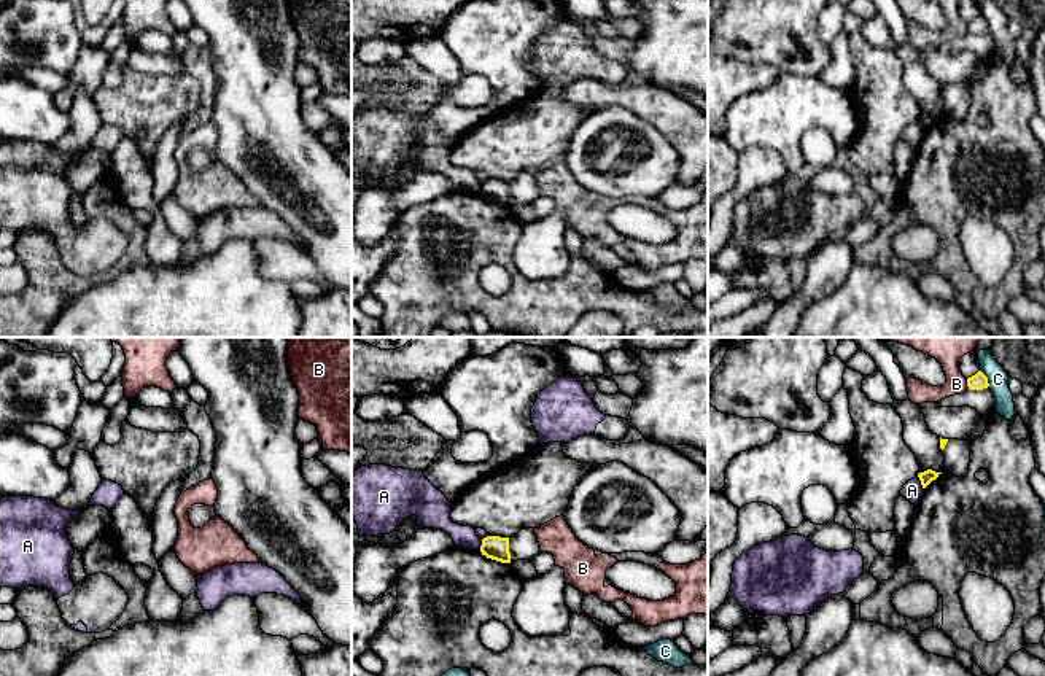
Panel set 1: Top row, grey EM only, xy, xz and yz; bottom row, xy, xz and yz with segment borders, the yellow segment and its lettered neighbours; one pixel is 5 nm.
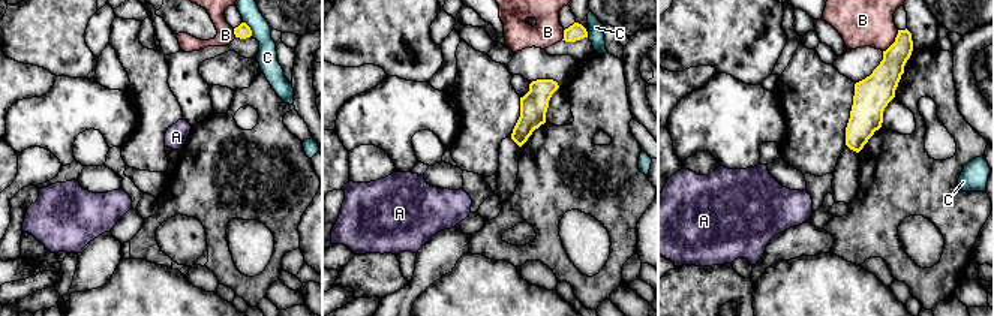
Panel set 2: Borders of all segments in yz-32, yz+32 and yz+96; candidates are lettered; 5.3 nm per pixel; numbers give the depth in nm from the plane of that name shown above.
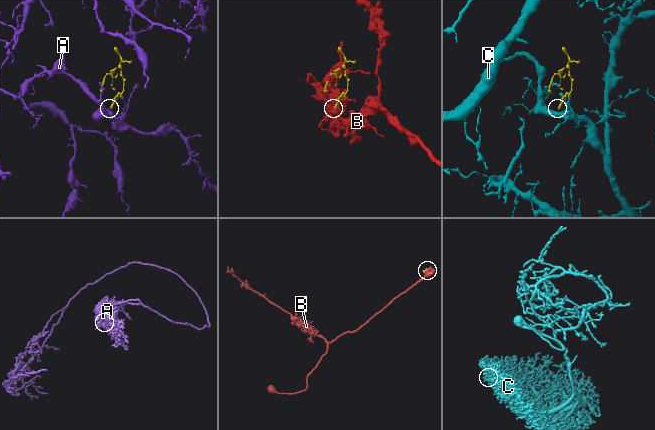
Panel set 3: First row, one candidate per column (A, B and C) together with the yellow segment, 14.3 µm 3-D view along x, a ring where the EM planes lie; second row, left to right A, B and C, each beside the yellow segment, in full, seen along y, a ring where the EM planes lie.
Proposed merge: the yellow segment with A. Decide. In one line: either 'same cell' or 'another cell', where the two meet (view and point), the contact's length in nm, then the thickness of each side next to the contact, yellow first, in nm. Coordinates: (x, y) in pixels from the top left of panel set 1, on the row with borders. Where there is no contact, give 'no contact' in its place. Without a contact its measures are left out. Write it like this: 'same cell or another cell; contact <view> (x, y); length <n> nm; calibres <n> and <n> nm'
another cell; contact yz (921, 482); length 80 nm; calibres 70 and 100 nm

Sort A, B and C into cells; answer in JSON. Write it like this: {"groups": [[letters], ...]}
{"groups": [["A"], ["B"], ["C"]]}

